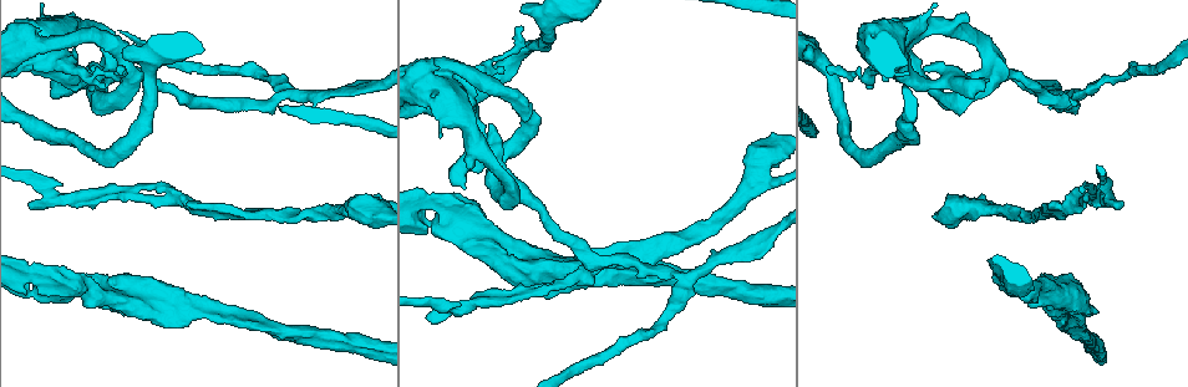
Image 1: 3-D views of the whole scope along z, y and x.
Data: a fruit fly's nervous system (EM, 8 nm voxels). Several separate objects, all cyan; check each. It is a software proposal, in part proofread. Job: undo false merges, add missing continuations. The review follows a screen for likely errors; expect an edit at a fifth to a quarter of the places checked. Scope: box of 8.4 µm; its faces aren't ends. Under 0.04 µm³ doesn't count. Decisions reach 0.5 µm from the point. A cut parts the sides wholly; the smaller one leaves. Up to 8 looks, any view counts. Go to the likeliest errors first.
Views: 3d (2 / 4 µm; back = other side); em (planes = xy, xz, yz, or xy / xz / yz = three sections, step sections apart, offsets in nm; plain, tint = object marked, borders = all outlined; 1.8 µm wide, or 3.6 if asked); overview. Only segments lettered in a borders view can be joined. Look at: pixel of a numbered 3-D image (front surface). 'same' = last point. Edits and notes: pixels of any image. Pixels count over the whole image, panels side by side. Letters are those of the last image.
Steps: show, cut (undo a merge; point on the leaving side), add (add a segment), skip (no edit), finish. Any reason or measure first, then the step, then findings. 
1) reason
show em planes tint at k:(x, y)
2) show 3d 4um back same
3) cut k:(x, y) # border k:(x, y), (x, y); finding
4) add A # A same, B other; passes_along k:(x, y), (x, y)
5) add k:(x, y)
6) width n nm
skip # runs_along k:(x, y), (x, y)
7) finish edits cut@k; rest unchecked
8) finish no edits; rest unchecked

show em 3.6um planes borders at 1:(130, 190)

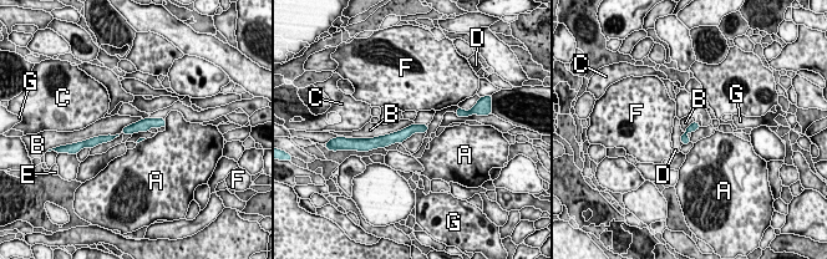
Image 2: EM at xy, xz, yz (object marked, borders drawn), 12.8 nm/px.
longest_contact B 700 nm
skip # A other, B other, C other, D other, E other, F other, G other; one neuron here

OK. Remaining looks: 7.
an open end
show em yz step 8 borders at 1:(239, 216)

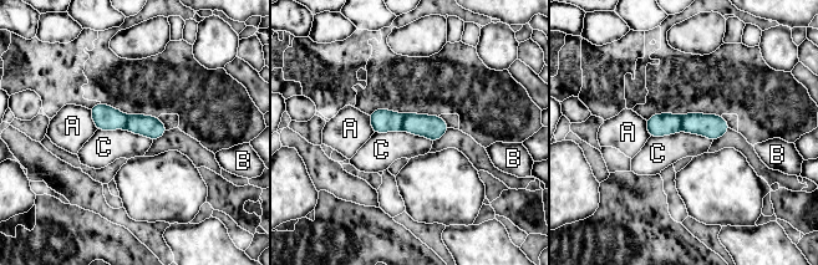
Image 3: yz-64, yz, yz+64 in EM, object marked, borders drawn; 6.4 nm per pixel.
skip # A other, B other, C other; border 3:(650, 136), (685, 131), (712, 141); no lettered segment goes on from it

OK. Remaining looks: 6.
three arms meet
show 3d 4um at 1:(360, 206)

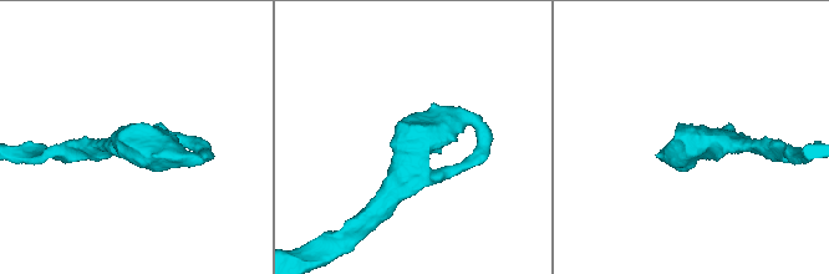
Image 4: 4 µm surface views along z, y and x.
arms 3; arm_widths 170, 220, 320 nm
show em yz step 4 borders at 4:(136, 142)

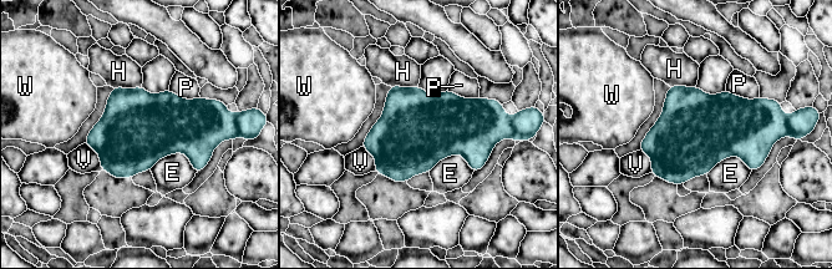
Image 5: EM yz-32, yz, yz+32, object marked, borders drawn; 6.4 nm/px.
skip # E other, H other, P other, V other, W other; border 5:(85, 142), (96, 151), (101, 169); continuous, no second neuron

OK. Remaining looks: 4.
sharp bend
show em xy step 16 tint at 1:(984, 76)

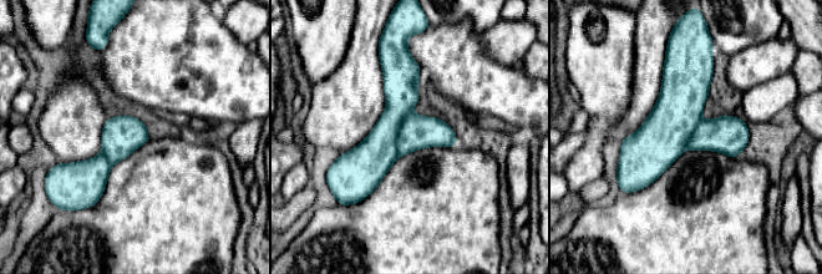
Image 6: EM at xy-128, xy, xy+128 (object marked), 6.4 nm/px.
show em planes borders same

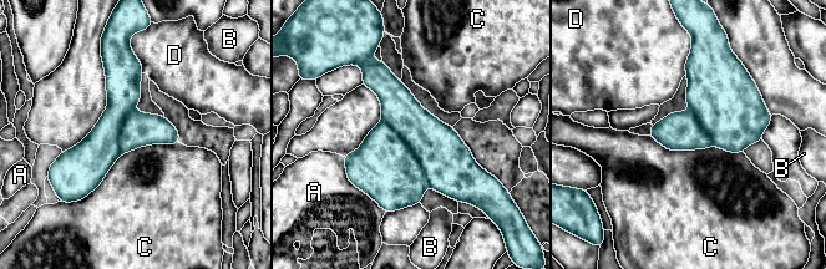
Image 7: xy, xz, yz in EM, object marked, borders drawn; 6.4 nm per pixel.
width 300 nm
skip # A other, B other, C other, D other; runs_along 7:(126, 59), (85, 191); continuous, no second neuron

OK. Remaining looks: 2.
finish no edits; rest unchecked

